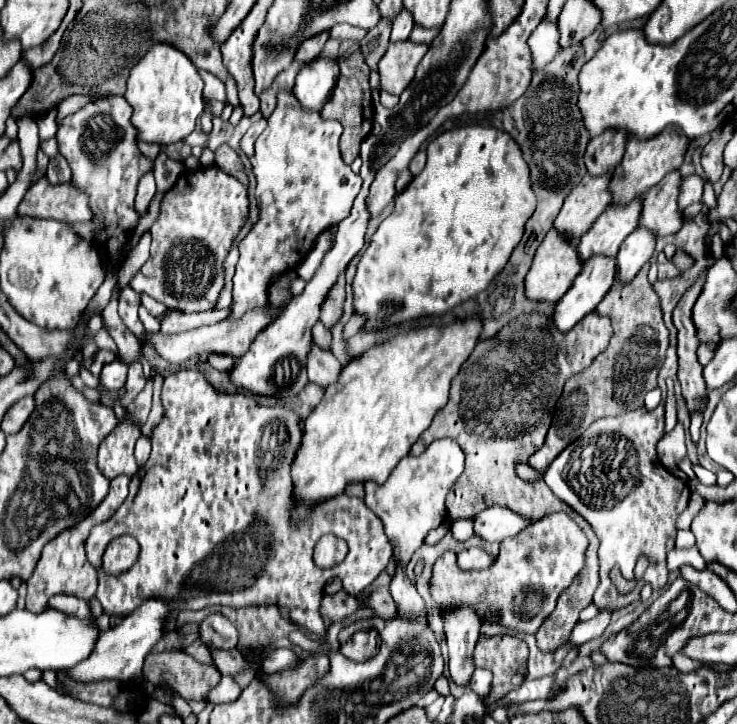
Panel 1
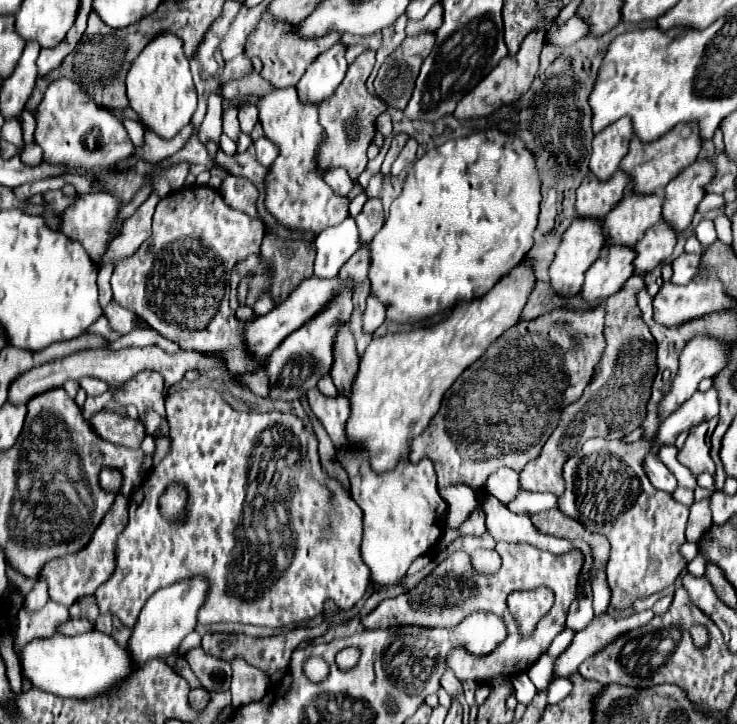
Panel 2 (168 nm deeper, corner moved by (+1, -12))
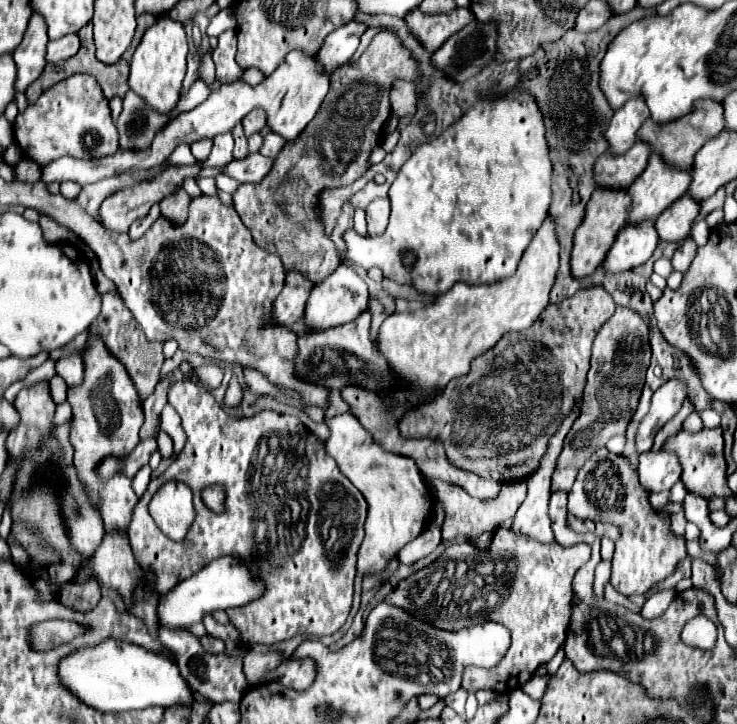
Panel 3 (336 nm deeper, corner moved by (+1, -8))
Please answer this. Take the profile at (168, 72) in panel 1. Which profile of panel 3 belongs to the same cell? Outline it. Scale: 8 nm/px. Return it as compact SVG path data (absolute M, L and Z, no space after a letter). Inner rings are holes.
M159 18L155 26L151 26L141 44L137 46L133 58L131 58L131 72L129 72L129 88L145 100L153 110L169 114L177 106L177 100L181 98L181 86L183 78L187 74L187 38L183 24L171 20L171 18Z

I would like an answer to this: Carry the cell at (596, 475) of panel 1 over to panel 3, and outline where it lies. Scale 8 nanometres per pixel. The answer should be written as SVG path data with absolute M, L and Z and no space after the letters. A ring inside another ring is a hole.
M599 448L579 470L573 488L569 490L567 510L583 520L607 522L619 528L619 540L615 542L611 584L617 592L645 594L657 582L669 578L681 560L685 560L685 538L671 532L671 516L657 512L649 502L649 492L637 484L637 468L623 456Z

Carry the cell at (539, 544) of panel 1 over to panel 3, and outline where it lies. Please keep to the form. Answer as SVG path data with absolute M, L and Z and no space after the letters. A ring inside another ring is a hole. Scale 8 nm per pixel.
M497 528L493 534L491 548L487 552L475 550L469 542L451 544L433 564L415 572L413 576L399 582L399 586L385 598L387 604L407 610L411 616L425 616L425 622L441 628L441 630L461 630L471 626L473 622L481 622L485 618L501 622L507 628L513 628L513 642L501 660L501 664L493 668L477 668L469 666L463 672L463 688L467 692L477 690L497 690L511 692L521 688L537 670L539 664L549 662L561 642L565 640L565 630L571 616L571 582L575 572L589 560L591 548L587 544L575 544L565 548L561 544L537 544L525 536L511 532L509 528Z

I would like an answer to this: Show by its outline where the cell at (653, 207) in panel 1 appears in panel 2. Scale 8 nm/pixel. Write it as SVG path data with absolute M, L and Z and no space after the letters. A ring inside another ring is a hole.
M695 160L691 166L687 166L665 186L663 220L669 220L679 232L683 232L691 224L699 202L707 194L707 184L715 176L717 168L713 160Z

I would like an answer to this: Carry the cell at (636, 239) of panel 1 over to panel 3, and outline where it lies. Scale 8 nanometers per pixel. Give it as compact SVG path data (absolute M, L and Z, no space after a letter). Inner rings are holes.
M691 196L679 198L673 206L669 206L665 212L659 214L655 220L655 228L661 242L681 242L689 230L693 220L699 214L699 202L695 202Z

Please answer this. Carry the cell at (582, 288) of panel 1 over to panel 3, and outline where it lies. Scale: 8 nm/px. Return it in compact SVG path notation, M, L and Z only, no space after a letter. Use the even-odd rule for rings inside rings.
M643 220L639 224L627 226L617 234L609 254L601 264L601 270L605 274L623 274L633 270L651 258L657 242L659 240L653 220Z

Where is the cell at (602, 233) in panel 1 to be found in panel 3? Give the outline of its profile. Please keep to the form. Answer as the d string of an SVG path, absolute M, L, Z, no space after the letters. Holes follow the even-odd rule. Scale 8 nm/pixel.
M649 156L645 172L627 188L627 194L631 196L627 226L643 222L645 218L657 218L665 208L669 208L687 192L687 186L687 172L669 170L659 156Z

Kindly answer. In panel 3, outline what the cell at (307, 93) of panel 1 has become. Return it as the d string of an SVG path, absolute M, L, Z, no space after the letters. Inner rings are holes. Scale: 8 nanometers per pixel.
M355 20L333 30L325 38L323 48L315 54L317 64L321 64L321 72L331 76L337 68L347 64L349 58L353 56L353 52L357 50L357 46L359 46L359 36L363 34L363 30L365 30L365 26L355 22Z

